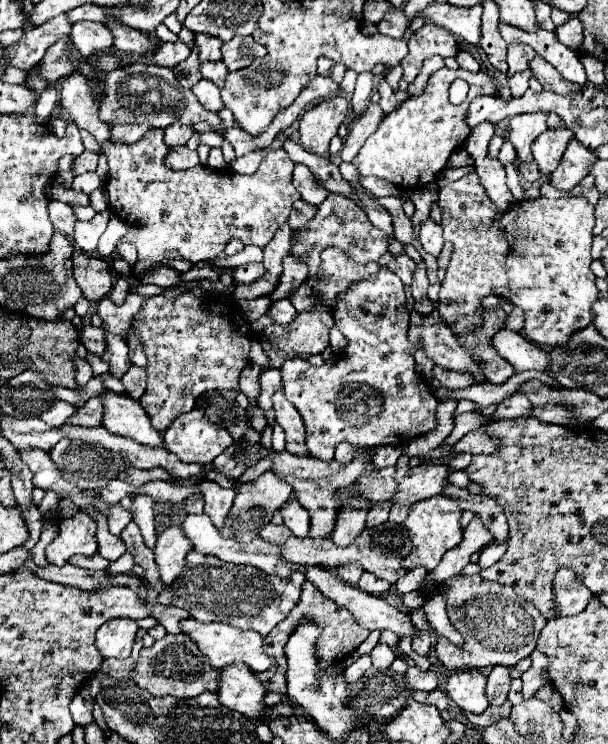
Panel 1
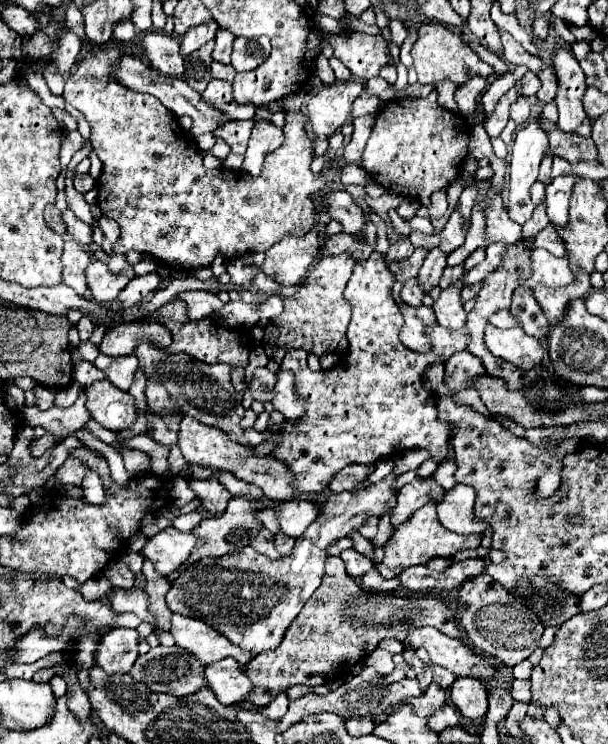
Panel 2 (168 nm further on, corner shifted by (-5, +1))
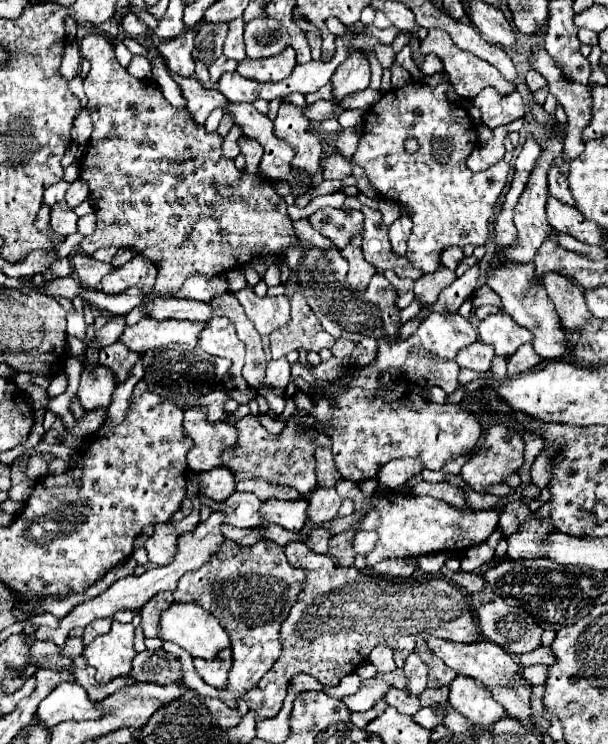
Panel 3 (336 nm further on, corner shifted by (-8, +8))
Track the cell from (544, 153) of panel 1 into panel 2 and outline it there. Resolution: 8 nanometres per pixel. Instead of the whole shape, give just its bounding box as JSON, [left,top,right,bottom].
[552,47,586,133]

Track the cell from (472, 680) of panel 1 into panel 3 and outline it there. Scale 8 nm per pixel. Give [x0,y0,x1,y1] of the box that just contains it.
[449,676,503,728]

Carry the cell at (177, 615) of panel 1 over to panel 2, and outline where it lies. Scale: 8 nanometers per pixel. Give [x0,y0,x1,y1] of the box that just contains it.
[112,585,156,623]

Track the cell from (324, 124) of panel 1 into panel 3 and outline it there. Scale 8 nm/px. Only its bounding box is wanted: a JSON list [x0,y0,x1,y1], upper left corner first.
[331,48,371,102]

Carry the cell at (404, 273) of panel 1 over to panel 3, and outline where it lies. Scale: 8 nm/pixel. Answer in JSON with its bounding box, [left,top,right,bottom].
[389,216,411,256]

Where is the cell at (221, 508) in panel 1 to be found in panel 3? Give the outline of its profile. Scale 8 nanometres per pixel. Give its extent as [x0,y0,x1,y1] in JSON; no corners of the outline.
[199,468,235,502]

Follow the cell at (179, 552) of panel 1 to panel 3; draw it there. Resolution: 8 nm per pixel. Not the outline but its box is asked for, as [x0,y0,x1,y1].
[145,522,179,566]

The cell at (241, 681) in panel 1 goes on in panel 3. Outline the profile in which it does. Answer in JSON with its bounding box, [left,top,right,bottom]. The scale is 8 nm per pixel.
[193,648,233,690]

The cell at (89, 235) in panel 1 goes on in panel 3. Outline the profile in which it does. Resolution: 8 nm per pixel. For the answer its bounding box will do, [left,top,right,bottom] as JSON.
[51,204,79,236]

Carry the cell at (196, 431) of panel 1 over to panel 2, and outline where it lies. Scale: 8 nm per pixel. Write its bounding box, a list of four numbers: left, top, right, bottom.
[178,417,296,501]

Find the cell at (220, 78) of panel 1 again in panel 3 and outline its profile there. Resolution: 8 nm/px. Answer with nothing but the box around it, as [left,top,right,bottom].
[209,56,237,84]

